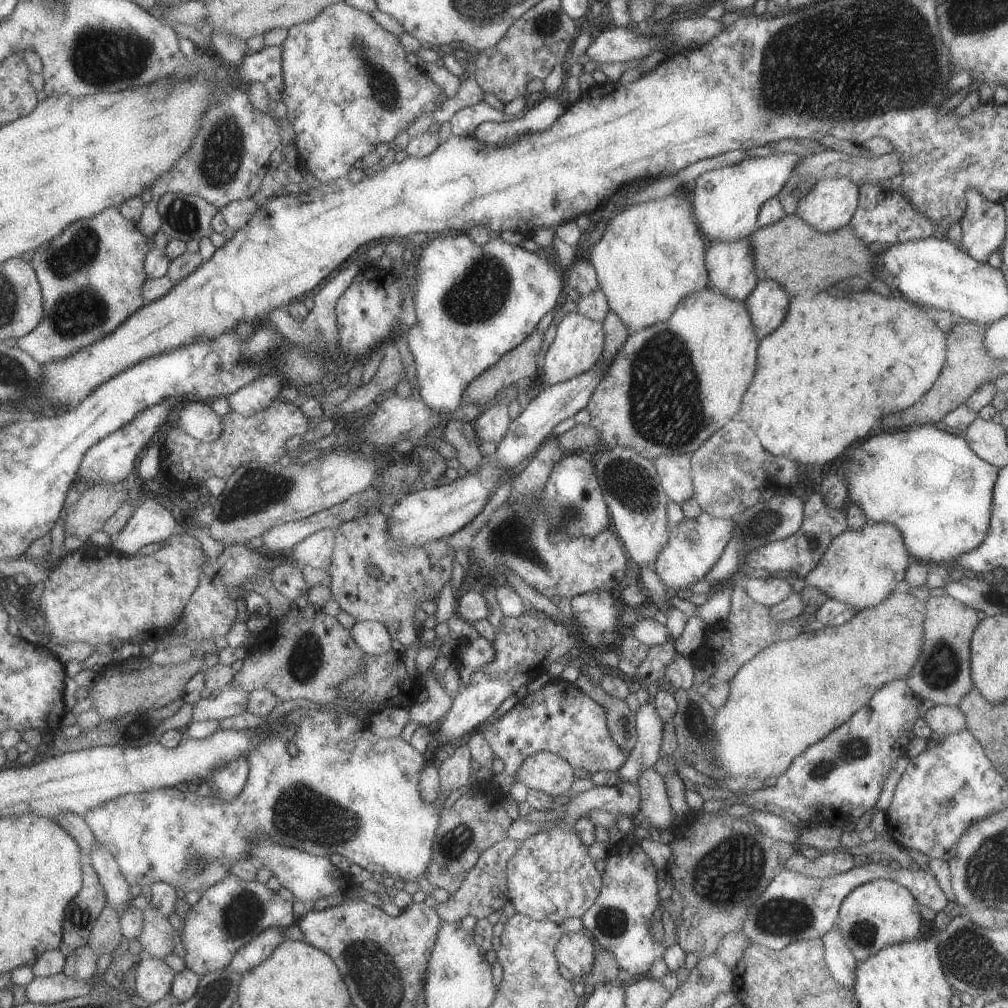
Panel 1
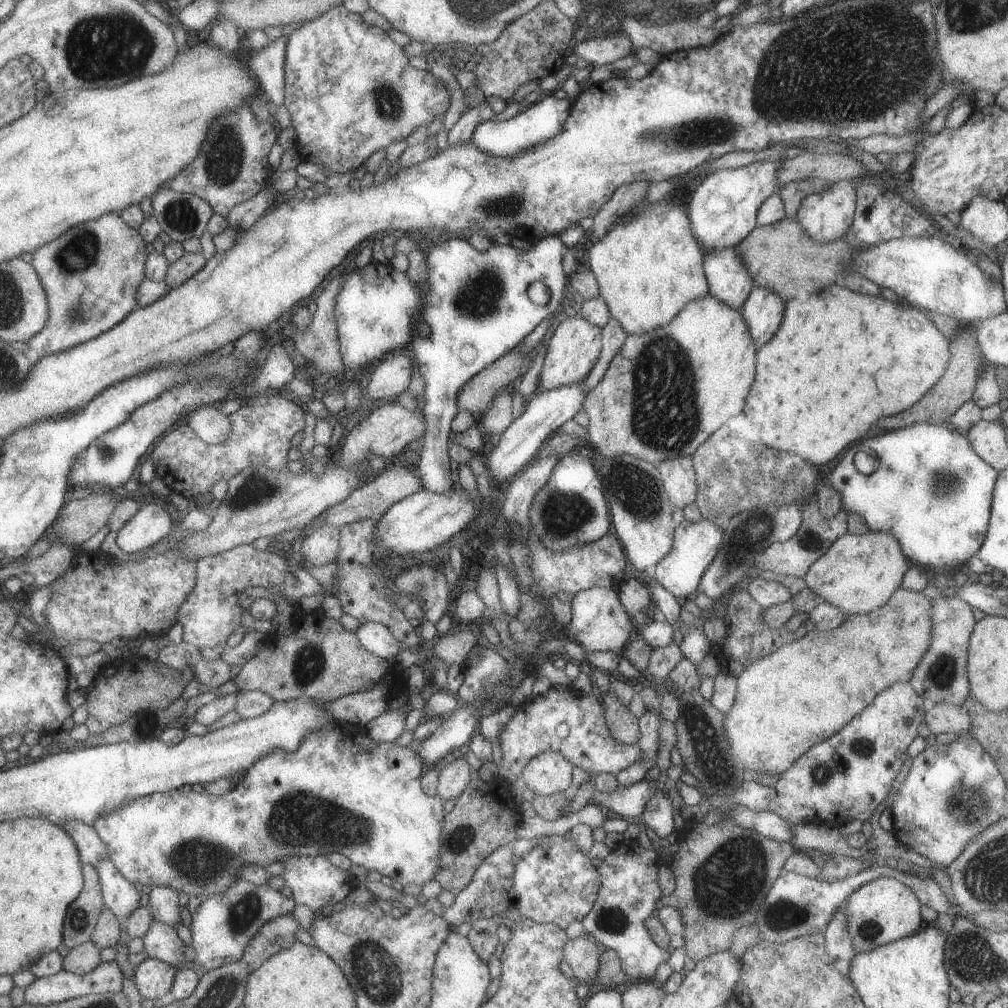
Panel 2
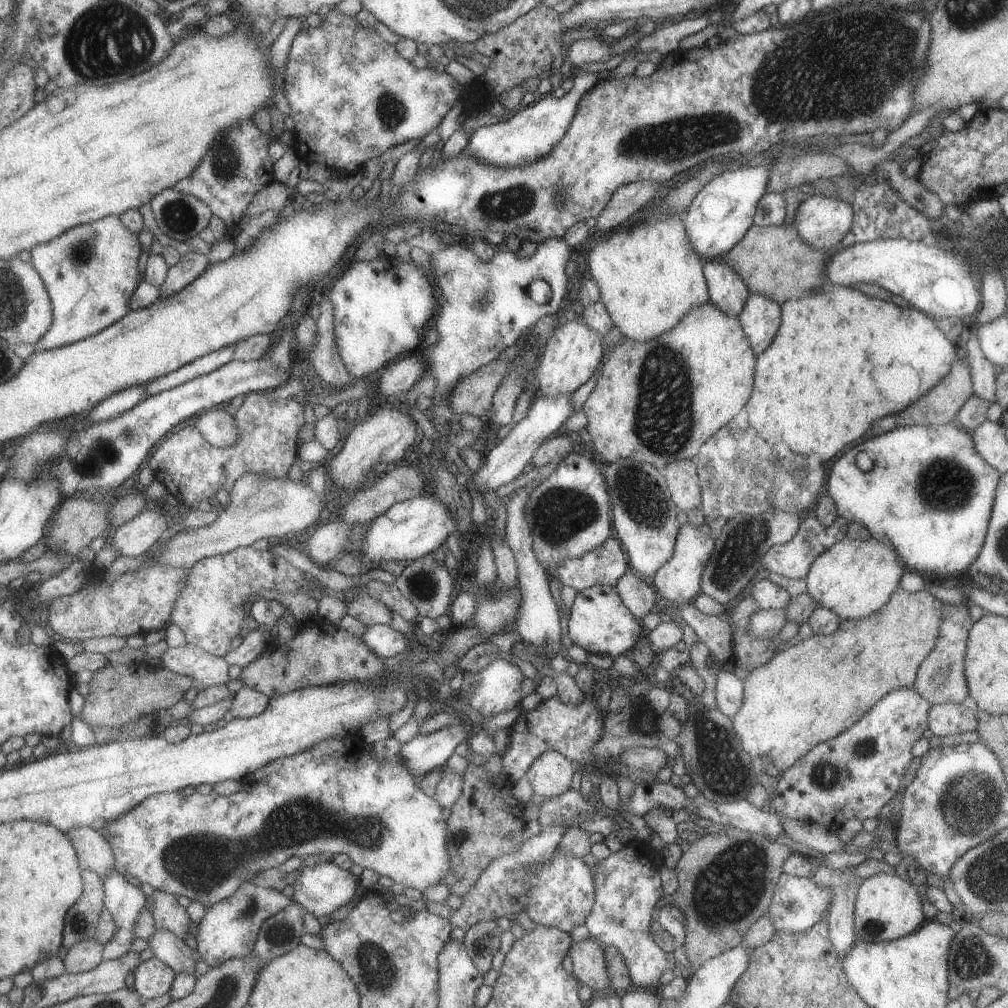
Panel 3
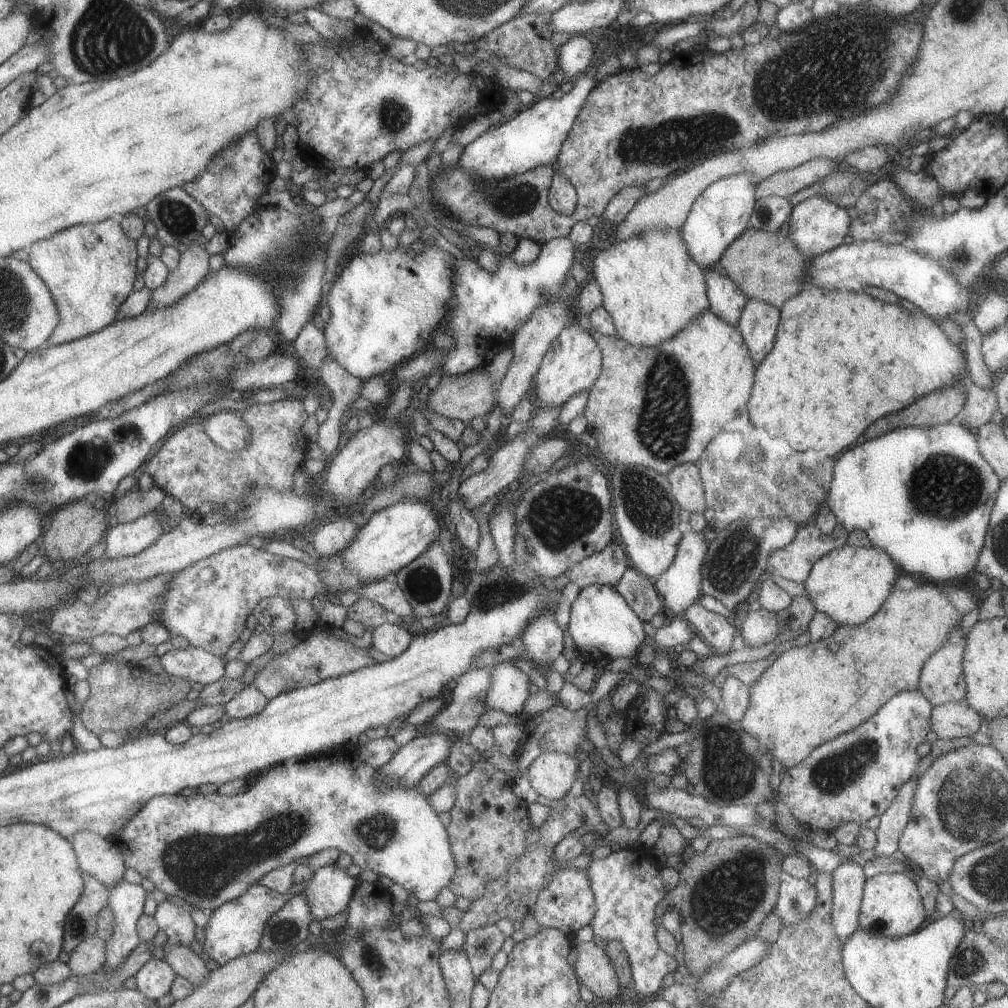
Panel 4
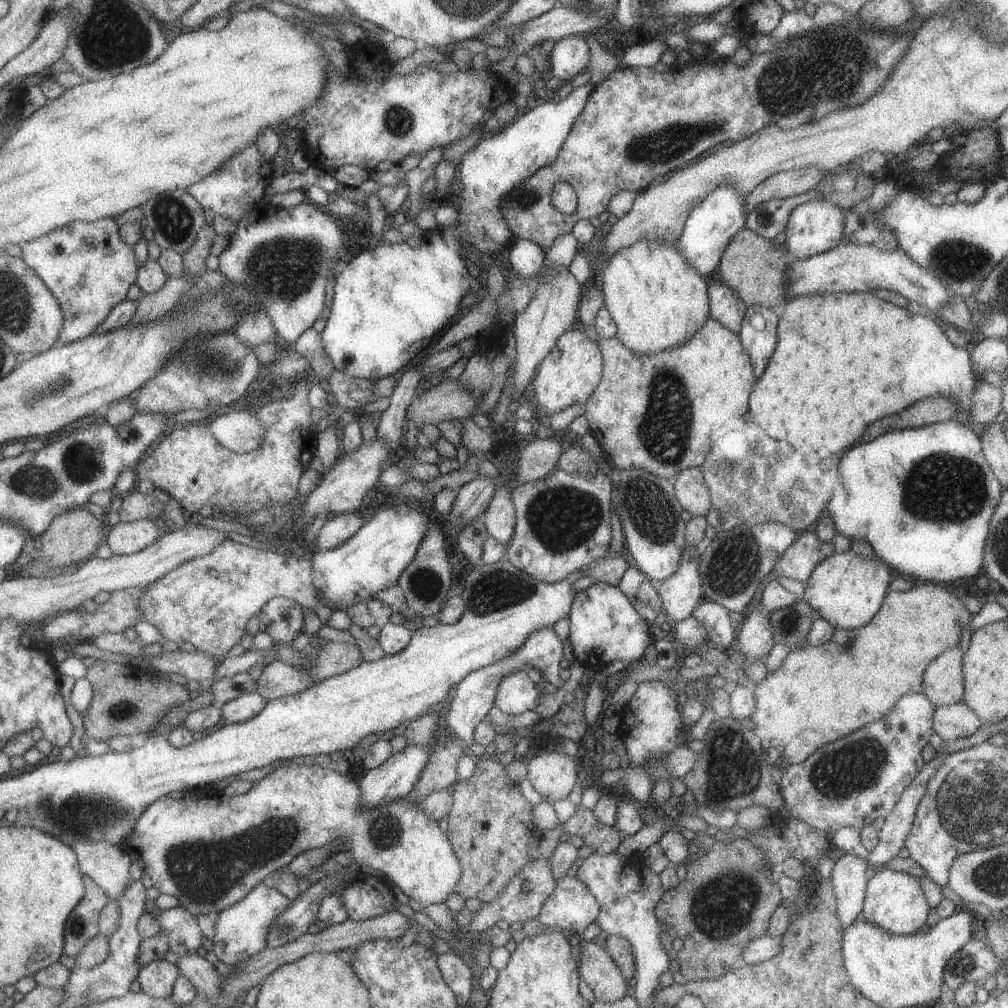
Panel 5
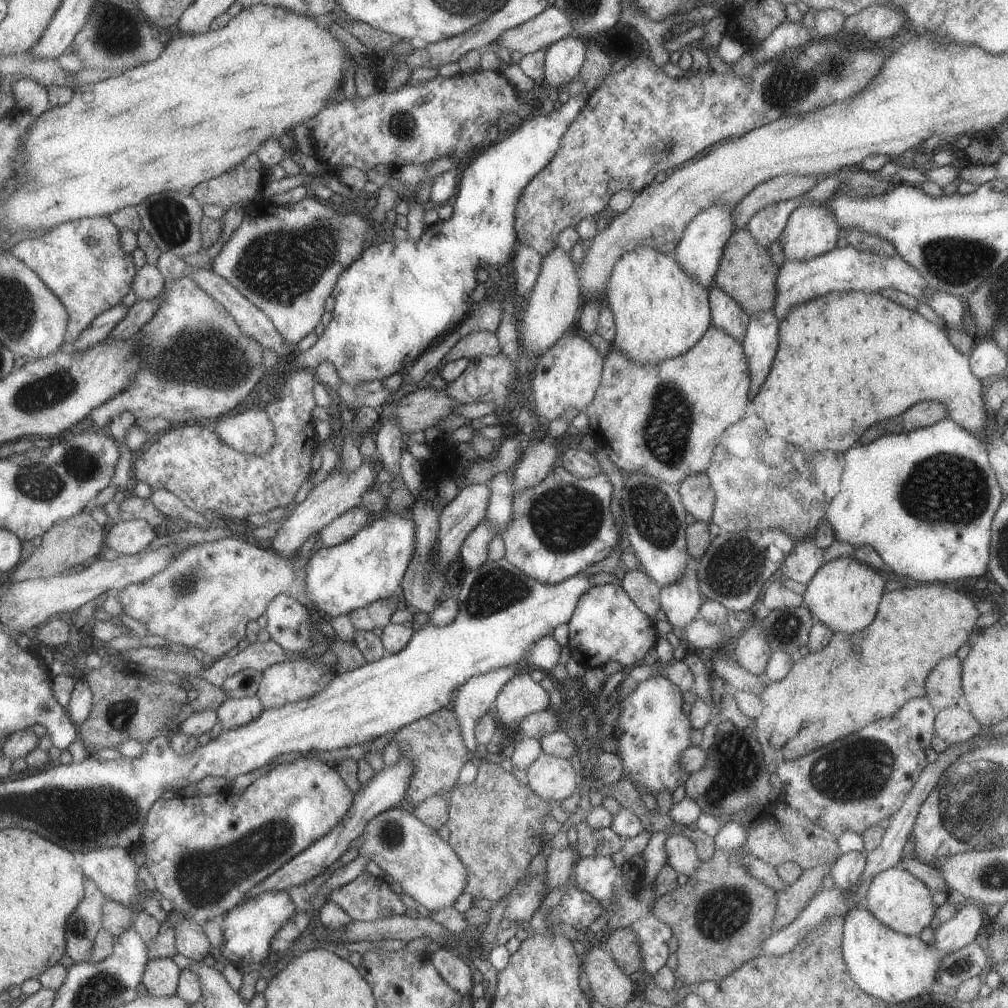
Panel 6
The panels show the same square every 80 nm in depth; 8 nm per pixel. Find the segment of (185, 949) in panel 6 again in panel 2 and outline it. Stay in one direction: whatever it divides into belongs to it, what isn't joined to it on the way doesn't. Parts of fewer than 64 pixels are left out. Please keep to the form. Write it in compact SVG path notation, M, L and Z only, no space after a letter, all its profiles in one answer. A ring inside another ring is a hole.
M167 887L150 888L148 893L148 911L153 921L172 927L176 927L181 922L177 895L178 892Z

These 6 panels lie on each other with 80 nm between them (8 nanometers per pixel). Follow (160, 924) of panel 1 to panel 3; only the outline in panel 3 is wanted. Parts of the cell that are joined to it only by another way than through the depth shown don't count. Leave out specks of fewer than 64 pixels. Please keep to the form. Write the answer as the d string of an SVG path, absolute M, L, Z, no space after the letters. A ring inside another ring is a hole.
M156 928L147 943L153 957L172 967L176 974L193 975L196 963L193 959L193 951L171 932Z

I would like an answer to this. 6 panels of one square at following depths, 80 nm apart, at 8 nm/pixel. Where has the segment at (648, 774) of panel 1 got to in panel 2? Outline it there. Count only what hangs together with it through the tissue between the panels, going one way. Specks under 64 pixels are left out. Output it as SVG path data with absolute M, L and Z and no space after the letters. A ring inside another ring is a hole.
M657 791L645 805L640 820L655 832L658 838L667 838L674 830L671 801L662 791Z

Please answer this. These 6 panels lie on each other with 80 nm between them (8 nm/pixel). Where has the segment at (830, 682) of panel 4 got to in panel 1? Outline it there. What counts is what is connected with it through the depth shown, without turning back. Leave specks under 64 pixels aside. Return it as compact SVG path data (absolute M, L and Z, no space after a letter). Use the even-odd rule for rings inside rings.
M903 588L895 590L885 600L882 600L877 606L870 609L861 609L842 625L835 625L832 627L822 626L818 630L811 632L807 631L799 633L795 638L787 639L770 644L767 648L760 650L751 660L748 660L739 670L735 676L730 680L730 691L721 708L716 710L715 718L713 719L714 733L716 734L716 752L714 759L726 770L729 776L757 778L763 781L769 776L778 777L783 774L791 761L801 754L806 748L815 744L818 740L825 738L827 734L834 731L838 726L841 726L846 720L851 718L851 715L859 710L869 702L876 690L879 690L884 684L895 679L904 679L908 675L909 670L914 665L914 662L921 654L921 647L924 639L924 616L926 613L925 600L913 597L909 592Z

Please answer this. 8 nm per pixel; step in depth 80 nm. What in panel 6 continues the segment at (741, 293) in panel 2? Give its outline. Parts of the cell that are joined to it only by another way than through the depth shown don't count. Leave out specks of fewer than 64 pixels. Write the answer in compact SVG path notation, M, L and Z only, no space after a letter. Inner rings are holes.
M714 286L708 288L708 306L710 309L710 322L712 326L723 330L725 334L733 336L741 343L745 336L745 326L750 316L735 302L729 294Z

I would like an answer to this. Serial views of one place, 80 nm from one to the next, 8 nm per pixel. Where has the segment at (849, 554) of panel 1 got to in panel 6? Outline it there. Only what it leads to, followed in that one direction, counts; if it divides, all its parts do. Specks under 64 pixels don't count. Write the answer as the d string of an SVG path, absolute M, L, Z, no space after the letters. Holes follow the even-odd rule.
M841 556L825 562L812 580L805 585L802 598L804 606L813 616L814 621L825 624L832 631L851 634L860 632L875 618L881 596L884 594L886 578L875 568L861 564L853 556Z

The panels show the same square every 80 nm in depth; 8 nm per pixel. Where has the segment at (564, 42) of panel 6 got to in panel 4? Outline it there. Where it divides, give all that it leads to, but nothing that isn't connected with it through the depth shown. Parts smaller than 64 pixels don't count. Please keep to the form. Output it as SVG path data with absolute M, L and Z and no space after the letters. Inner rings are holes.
M573 35L556 48L557 76L567 74L573 76L576 72L584 72L592 59L592 45L586 35Z

